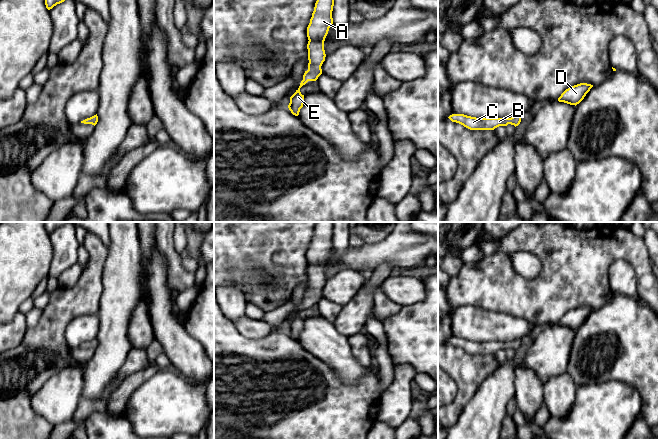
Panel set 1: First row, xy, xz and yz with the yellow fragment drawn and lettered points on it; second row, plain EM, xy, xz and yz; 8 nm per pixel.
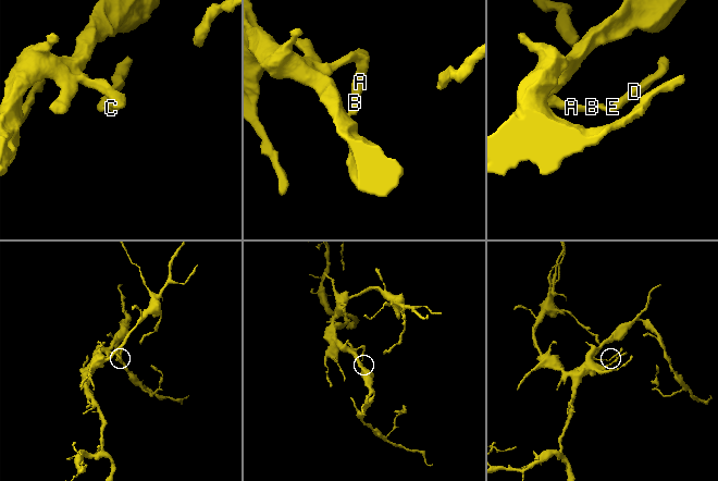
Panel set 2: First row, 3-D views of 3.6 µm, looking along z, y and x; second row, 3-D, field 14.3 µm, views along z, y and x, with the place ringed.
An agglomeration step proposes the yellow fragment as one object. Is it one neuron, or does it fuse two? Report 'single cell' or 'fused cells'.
single cell

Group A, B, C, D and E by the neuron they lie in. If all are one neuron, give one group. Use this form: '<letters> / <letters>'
A B C D E

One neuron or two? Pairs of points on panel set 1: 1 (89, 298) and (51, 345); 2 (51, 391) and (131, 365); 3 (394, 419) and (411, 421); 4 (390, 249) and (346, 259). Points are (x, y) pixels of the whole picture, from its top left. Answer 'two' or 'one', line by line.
1: one
2: two
3: two
4: one

